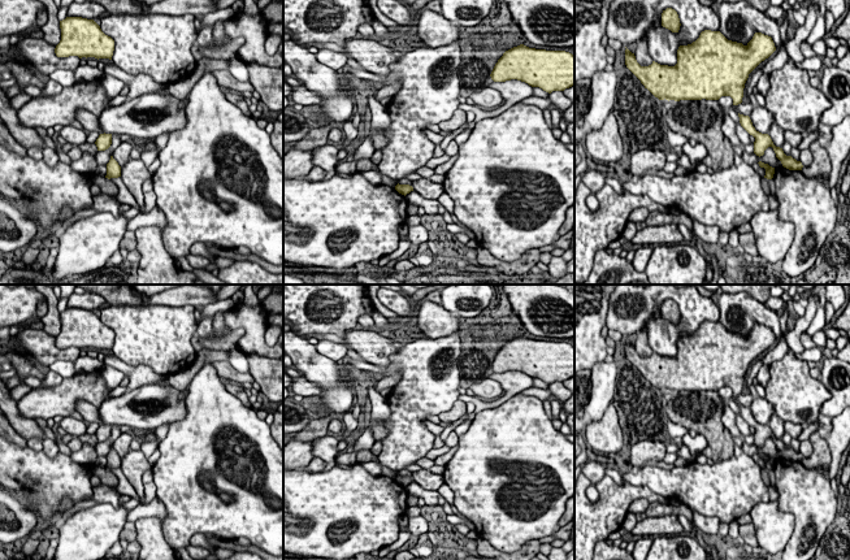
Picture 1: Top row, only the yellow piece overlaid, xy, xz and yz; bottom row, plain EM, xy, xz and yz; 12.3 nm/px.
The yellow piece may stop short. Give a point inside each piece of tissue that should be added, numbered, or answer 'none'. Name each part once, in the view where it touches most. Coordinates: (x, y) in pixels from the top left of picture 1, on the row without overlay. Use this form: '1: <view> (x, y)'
none

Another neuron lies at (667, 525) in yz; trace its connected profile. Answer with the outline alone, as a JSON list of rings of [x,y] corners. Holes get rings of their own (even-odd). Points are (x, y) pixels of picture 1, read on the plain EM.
[[[668,515],[663,517],[646,517],[638,521],[633,530],[633,535],[678,535],[684,531],[682,525],[678,521],[678,516]]]

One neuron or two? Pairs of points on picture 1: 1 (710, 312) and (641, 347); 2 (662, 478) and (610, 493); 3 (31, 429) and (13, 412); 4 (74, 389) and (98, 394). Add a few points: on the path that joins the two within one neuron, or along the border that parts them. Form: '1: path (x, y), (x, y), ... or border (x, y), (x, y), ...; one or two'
1: border (643, 328), (647, 335), (647, 344), (653, 351); two
2: border (624, 480), (633, 485), (646, 485), (664, 498); two
3: path (26, 428), (16, 417); one
4: path (79, 389), (92, 389); one

